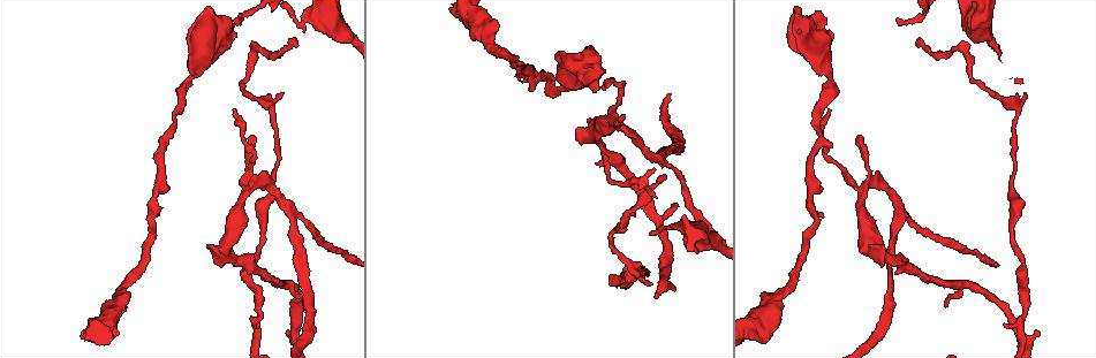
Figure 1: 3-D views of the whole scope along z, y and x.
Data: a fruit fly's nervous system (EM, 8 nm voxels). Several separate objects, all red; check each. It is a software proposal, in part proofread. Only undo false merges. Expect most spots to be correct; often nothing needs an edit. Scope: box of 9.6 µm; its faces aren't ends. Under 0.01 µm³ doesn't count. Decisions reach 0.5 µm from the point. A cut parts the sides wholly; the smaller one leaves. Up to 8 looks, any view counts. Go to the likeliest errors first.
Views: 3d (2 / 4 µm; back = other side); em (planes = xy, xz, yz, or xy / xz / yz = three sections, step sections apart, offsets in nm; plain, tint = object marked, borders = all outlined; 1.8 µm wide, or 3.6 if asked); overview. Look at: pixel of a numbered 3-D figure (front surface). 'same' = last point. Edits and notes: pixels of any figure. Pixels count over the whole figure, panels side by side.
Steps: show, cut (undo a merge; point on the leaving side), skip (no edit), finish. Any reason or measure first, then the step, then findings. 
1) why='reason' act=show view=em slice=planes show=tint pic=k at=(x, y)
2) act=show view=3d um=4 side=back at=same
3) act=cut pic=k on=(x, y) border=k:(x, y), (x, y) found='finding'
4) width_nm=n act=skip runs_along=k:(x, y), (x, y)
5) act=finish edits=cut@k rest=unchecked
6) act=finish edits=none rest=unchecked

why='calibre changes' act=show view=em um=3.6 slice=xy step=8 show=tint pic=1 at=(311, 16)

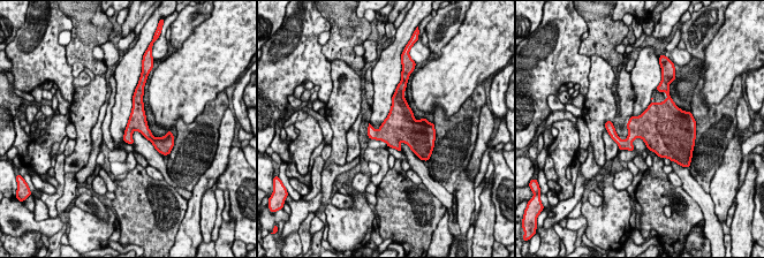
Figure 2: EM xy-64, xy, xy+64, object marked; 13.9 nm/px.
why='cut it another way' act=show view=em um=3.6 slice=planes show=tint at=same

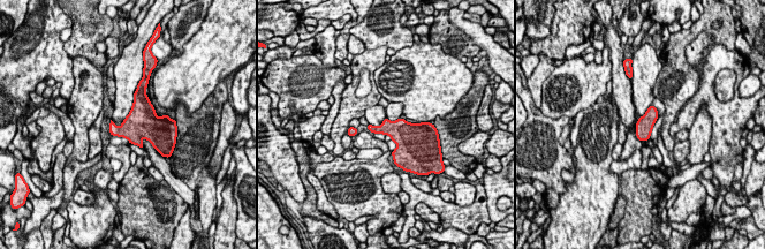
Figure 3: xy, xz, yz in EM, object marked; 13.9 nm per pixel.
act=skip found='continuous, no second neuron'

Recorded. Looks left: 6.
why='four arms meet' act=show view=3d um=2 side=back pic=1 at=(245, 193)

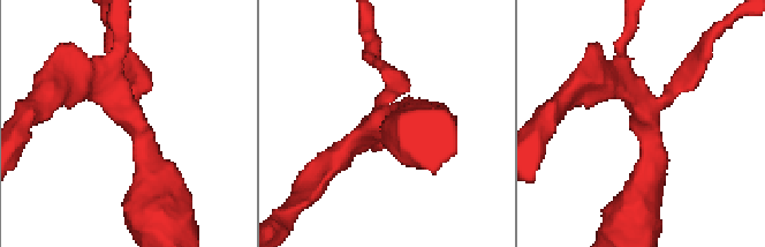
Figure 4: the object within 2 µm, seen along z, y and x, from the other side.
arms=4 act=show view=em slice=planes show=tint pic=4 at=(125, 115)

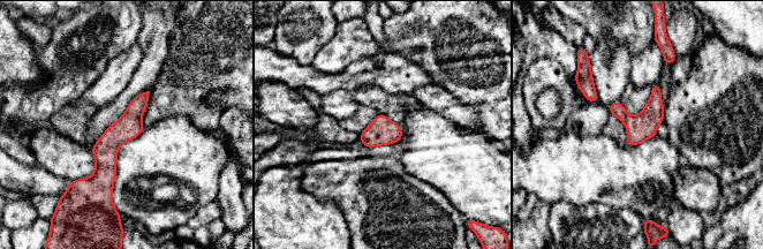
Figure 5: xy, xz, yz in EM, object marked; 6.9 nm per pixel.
act=skip runs_along=5:(145, 95), (106, 146), (107, 196) found='all the same neuron'

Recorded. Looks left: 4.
act=show view=3d um=4 side=back pic=1 at=(831, 81)

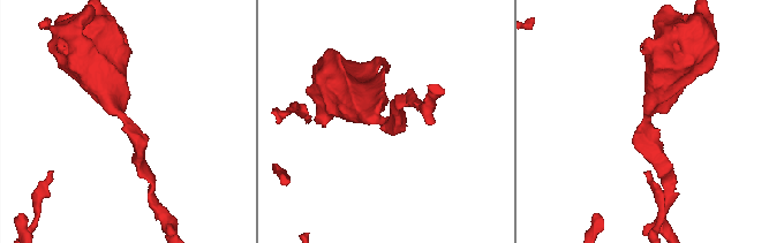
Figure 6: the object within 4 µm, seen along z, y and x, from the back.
arm_widths_nm=200,460 why='now the EM' act=show view=em slice=planes show=tint pic=6 at=(386, 123)

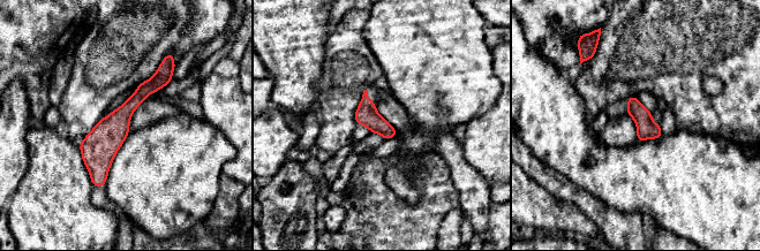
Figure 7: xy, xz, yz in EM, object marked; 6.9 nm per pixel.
act=skip runs_along=7:(167, 69), (98, 149), (96, 183) found='all the same neuron'

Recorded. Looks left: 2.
act=finish edits=none rest=unchecked

